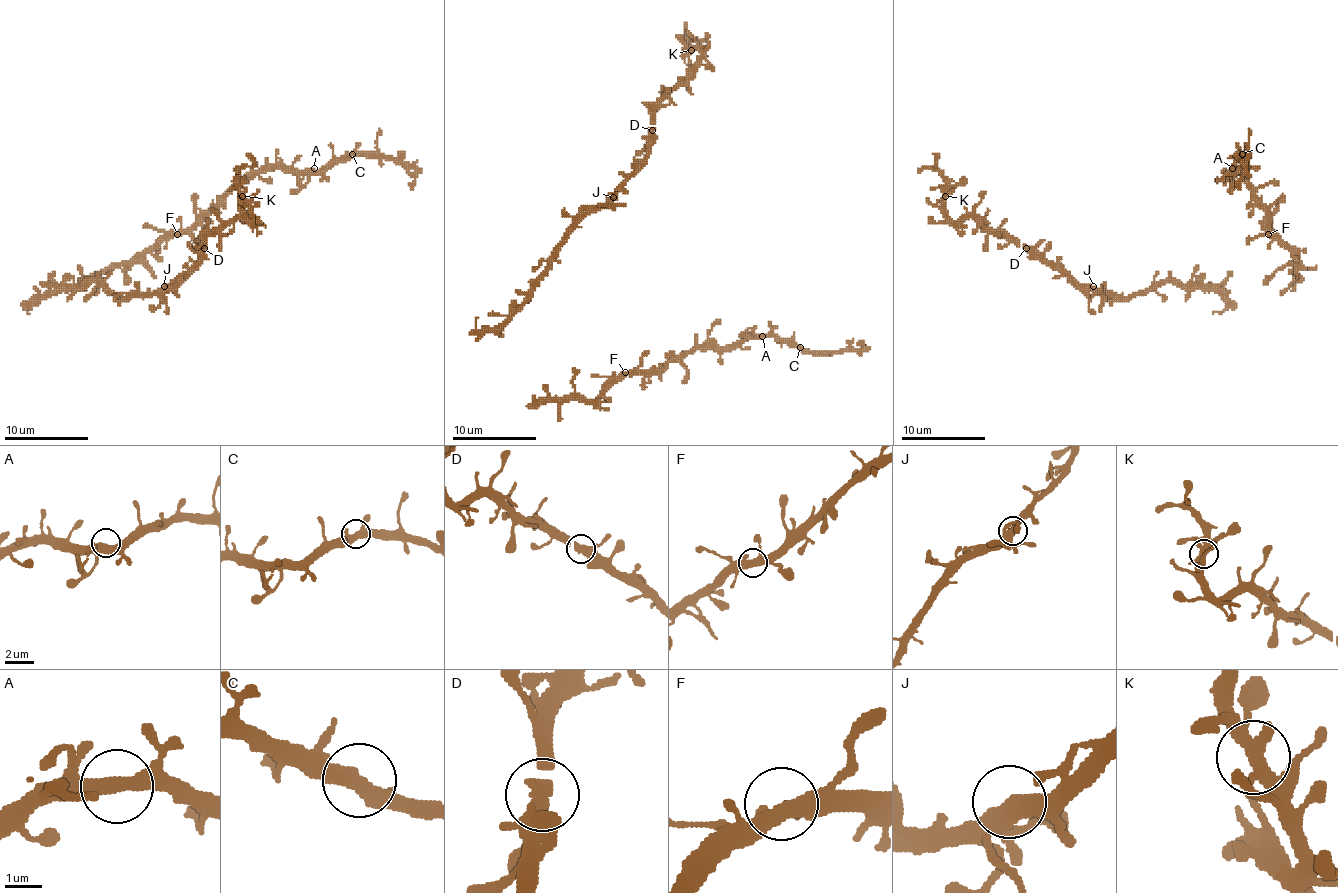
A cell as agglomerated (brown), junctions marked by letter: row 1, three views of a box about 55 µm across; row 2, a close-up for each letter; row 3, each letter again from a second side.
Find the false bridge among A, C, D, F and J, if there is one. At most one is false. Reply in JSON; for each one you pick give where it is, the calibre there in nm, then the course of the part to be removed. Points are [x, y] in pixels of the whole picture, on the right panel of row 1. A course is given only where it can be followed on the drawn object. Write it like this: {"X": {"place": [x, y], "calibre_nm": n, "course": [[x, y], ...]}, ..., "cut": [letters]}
{"cut": []}

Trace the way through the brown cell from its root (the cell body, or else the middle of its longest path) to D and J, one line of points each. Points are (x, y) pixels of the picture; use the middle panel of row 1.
D: (503, 336), (501, 330), (543, 273), (556, 246), (587, 214), (596, 212), (640, 164), (653, 130)
J: (503, 336), (501, 330), (520, 307), (530, 286), (543, 273), (556, 246), (587, 214), (600, 210), (613, 197)

